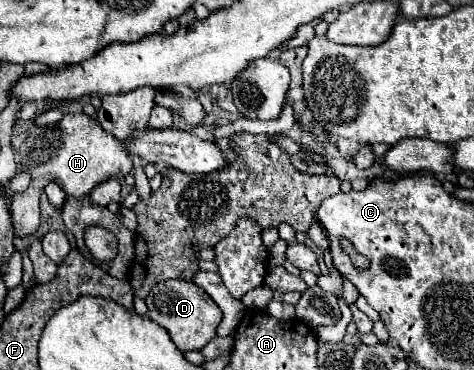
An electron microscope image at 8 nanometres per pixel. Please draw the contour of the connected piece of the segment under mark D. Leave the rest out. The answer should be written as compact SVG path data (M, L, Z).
M189 280L157 282L153 290L147 294L145 302L149 308L147 316L169 332L169 336L173 338L175 346L181 352L201 350L215 336L215 330L223 318L223 312L217 304L213 304L213 298L203 288L197 288L197 284Z

